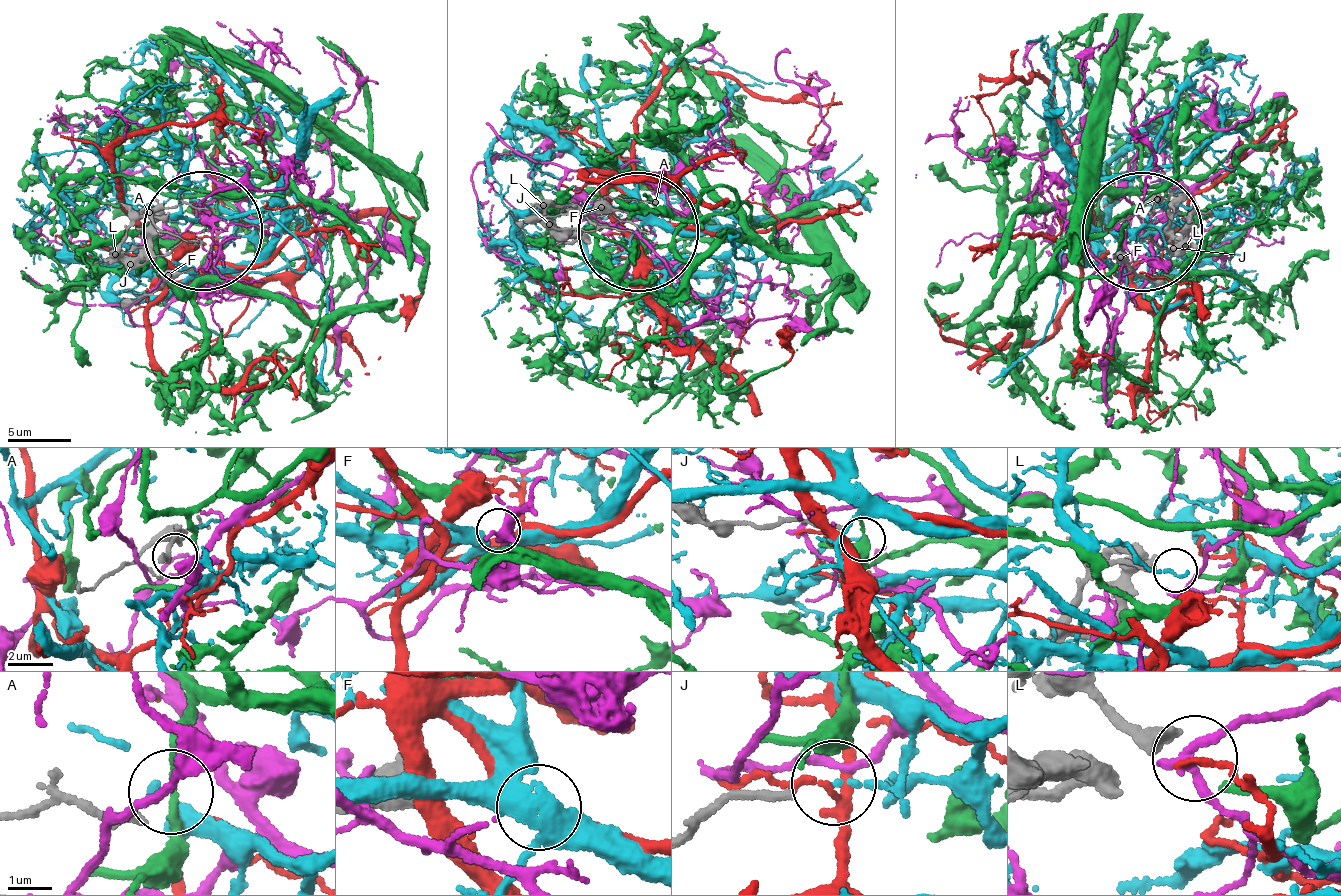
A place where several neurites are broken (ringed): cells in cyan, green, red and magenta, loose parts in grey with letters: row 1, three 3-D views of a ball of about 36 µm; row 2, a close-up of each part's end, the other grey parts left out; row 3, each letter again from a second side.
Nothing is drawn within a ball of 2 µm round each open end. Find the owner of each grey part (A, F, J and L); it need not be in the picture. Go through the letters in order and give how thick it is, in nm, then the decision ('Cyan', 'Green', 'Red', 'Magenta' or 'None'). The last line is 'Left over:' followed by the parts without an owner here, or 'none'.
A: Thickness 240 nm. None
F: Thickness 130 nm. None
J: Thickness 180 nm. None
L: Thickness 360 nm. Green
Left over: A, F, J

